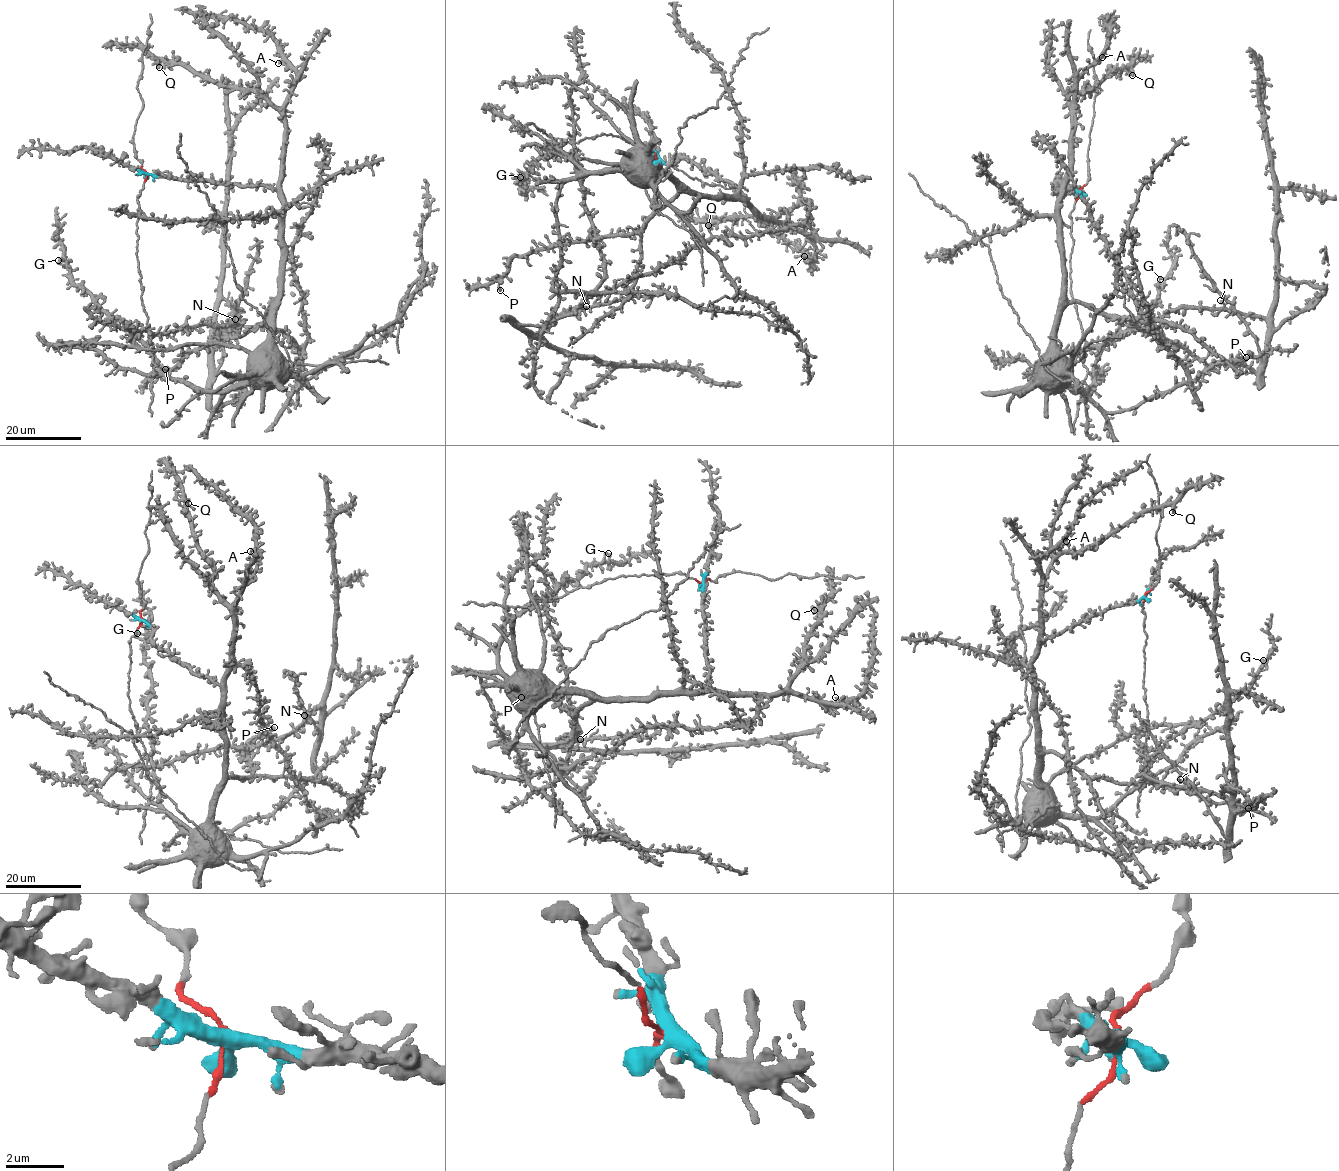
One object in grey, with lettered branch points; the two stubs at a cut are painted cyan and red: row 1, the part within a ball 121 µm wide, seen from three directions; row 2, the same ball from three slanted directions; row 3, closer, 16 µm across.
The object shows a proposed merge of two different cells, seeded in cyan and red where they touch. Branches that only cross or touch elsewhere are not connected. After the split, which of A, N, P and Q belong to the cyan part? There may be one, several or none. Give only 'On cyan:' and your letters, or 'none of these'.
On cyan: A, P, Q

